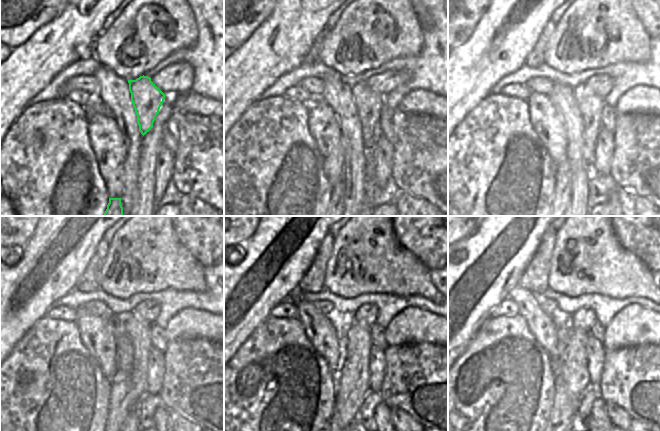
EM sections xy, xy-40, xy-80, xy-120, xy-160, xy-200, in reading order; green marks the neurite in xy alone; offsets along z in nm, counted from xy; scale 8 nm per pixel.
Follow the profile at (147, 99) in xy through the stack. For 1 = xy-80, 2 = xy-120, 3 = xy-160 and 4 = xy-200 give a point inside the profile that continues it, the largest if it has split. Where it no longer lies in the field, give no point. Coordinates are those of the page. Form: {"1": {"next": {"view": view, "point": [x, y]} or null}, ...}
{"1": {"next": {"view": "xy-80", "point": [590, 106]}}, "2": {"next": {"view": "xy-120", "point": [127, 390]}}, "3": {"next": {"view": "xy-160", "point": [352, 382]}}, "4": {"next": {"view": "xy-200", "point": [574, 371]}}}

